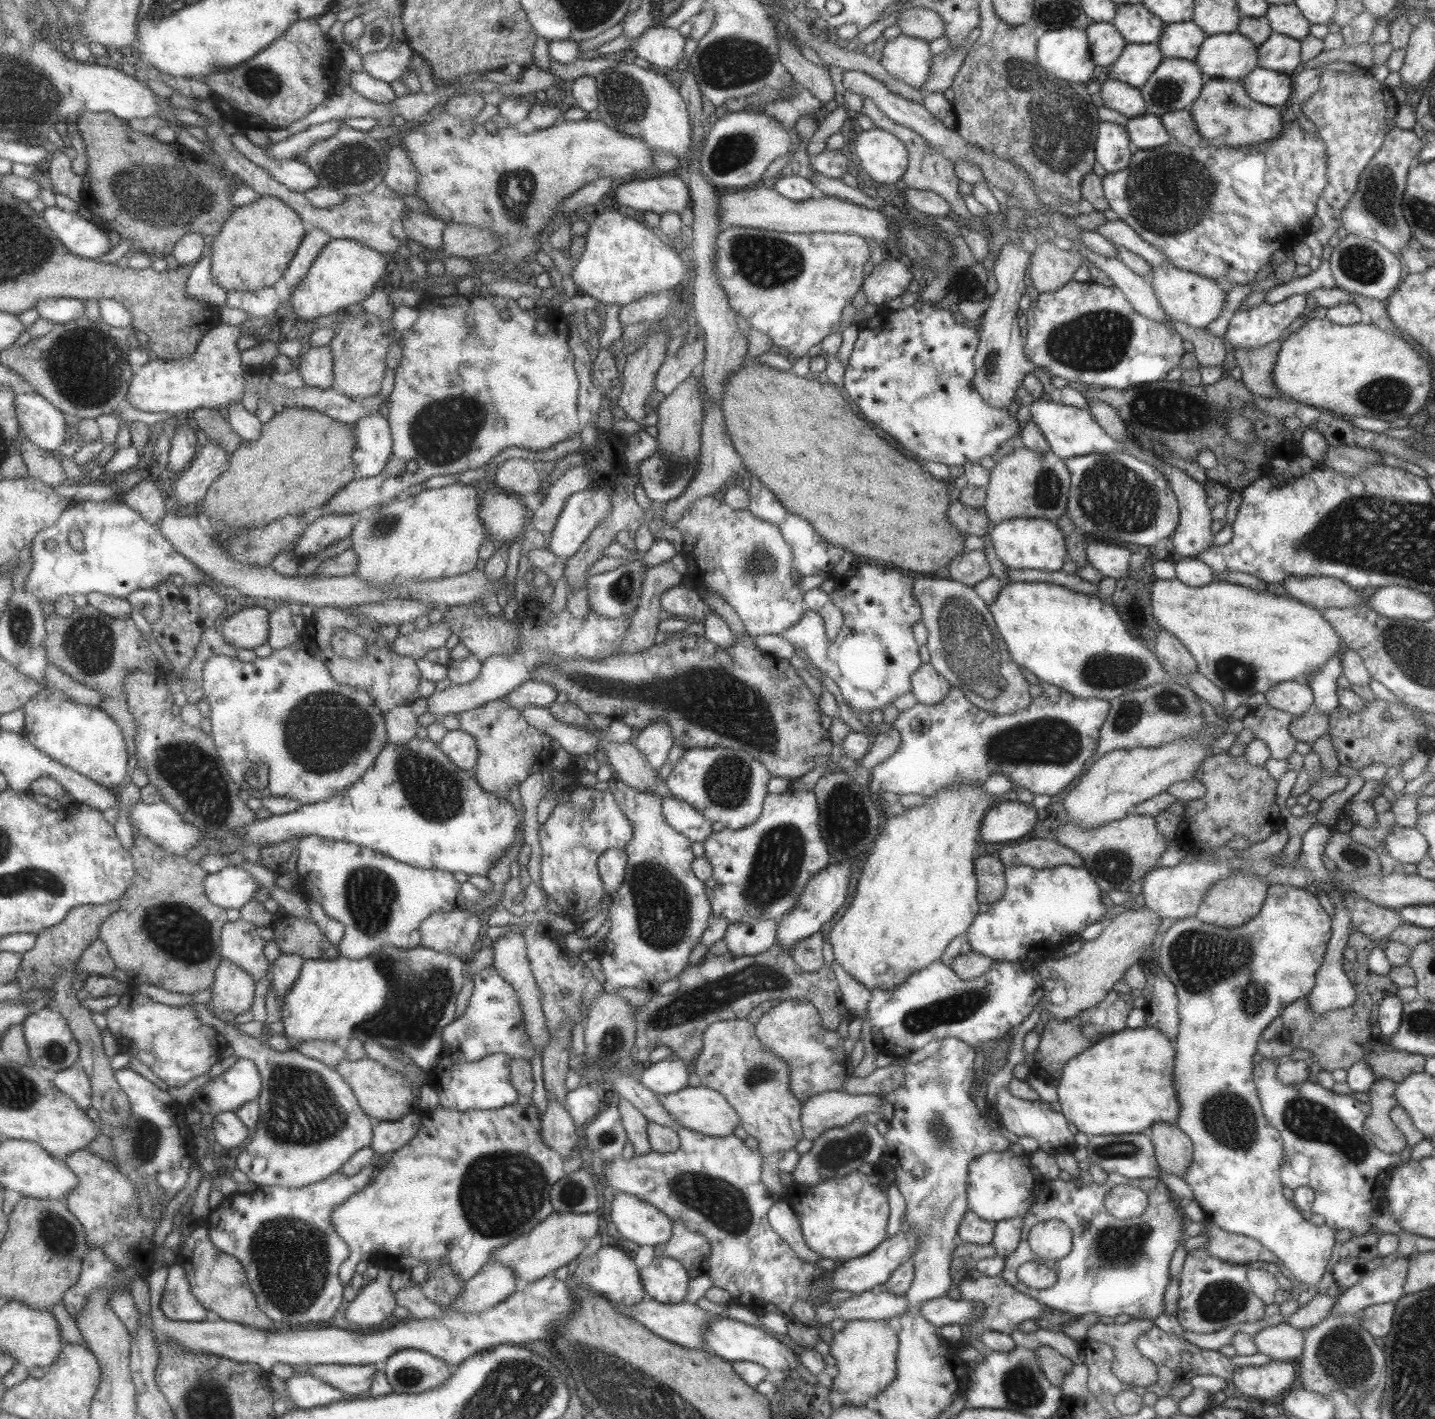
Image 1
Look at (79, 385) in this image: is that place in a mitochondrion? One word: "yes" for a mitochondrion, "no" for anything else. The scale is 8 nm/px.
yes

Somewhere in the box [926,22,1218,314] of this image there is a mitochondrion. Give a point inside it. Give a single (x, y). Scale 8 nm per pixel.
(1059, 120)

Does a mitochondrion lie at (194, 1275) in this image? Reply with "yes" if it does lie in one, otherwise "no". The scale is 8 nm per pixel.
no

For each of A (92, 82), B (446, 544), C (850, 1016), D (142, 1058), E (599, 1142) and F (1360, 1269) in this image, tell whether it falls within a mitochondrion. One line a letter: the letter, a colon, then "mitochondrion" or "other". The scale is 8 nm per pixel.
A: other
B: other
C: other
D: other
E: mitochondrion
F: other

